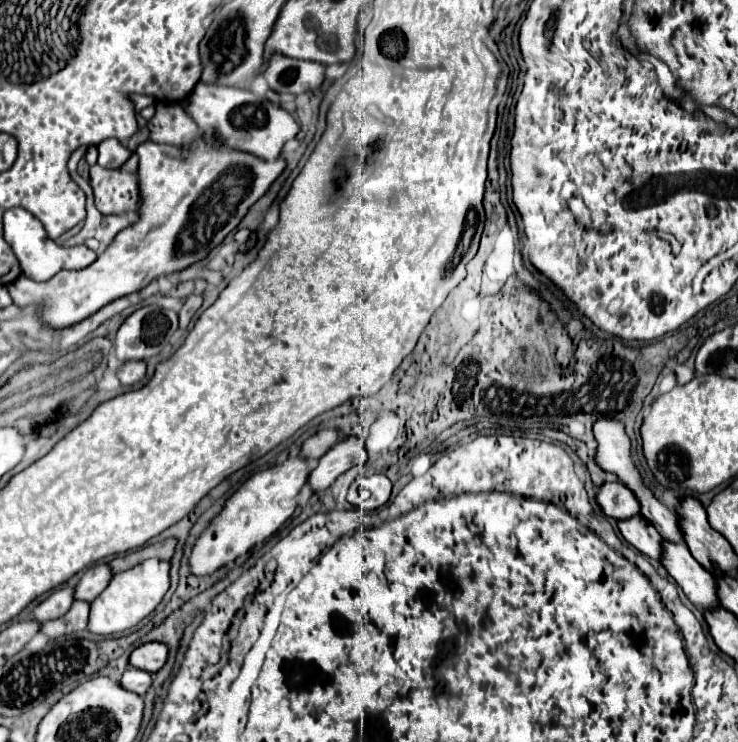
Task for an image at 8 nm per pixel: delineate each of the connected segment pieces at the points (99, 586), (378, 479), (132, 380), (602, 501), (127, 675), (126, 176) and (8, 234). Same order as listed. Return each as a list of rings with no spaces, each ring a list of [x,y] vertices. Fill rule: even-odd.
[[[99,563],[99,565],[87,569],[75,587],[75,599],[83,599],[83,601],[91,603],[109,585],[111,577],[113,577],[113,573],[107,563]]]
[[[359,475],[350,486],[347,500],[355,508],[373,511],[389,501],[391,481],[385,475]]]
[[[127,361],[121,363],[117,369],[117,377],[123,385],[135,385],[145,377],[145,361]]]
[[[605,481],[605,485],[599,487],[597,503],[601,511],[613,519],[629,519],[639,513],[639,501],[617,481]]]
[[[127,669],[121,679],[119,679],[119,685],[131,693],[137,693],[137,695],[145,695],[145,691],[149,689],[151,685],[151,675],[147,675],[145,671],[141,669]]]
[[[129,157],[119,169],[103,169],[93,165],[91,187],[95,193],[95,205],[101,213],[121,215],[125,211],[137,211],[137,159]]]
[[[9,209],[5,213],[5,241],[15,251],[23,275],[33,281],[49,281],[63,269],[85,269],[97,259],[97,253],[85,245],[75,245],[75,247],[57,245],[53,239],[47,237],[45,229],[41,229],[41,223],[25,209]]]

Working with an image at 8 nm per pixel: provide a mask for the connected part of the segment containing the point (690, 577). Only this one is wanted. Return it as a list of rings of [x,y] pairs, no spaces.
[[[663,539],[661,565],[677,581],[687,599],[697,609],[709,609],[713,605],[719,605],[713,575],[693,559],[685,543],[671,543]]]

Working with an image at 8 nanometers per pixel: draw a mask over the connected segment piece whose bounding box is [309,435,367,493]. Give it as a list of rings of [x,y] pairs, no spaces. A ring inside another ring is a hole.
[[[351,435],[345,439],[339,439],[333,449],[325,457],[319,459],[319,465],[311,471],[309,475],[309,485],[311,489],[323,491],[327,489],[341,473],[349,471],[355,465],[365,465],[367,461],[367,449],[365,449],[365,439]]]

